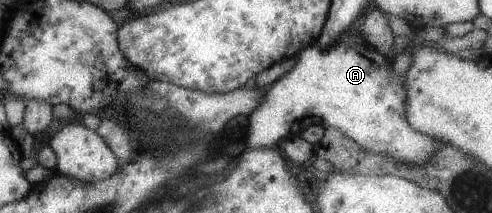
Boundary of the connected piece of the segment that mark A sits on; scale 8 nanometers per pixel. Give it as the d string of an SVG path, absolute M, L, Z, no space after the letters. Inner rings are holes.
M342 36L334 45L326 49L320 49L315 42L309 44L307 48L303 47L289 58L293 61L293 66L272 82L272 85L262 94L256 108L249 111L246 116L248 123L245 130L245 142L247 146L267 149L281 138L287 140L295 137L309 124L339 129L362 149L387 155L402 163L420 165L425 162L428 156L443 144L415 132L407 124L403 114L403 102L405 102L403 90L399 86L399 80L389 72L391 66L386 66L385 58L375 48L362 42L361 45L353 45L353 42Z

